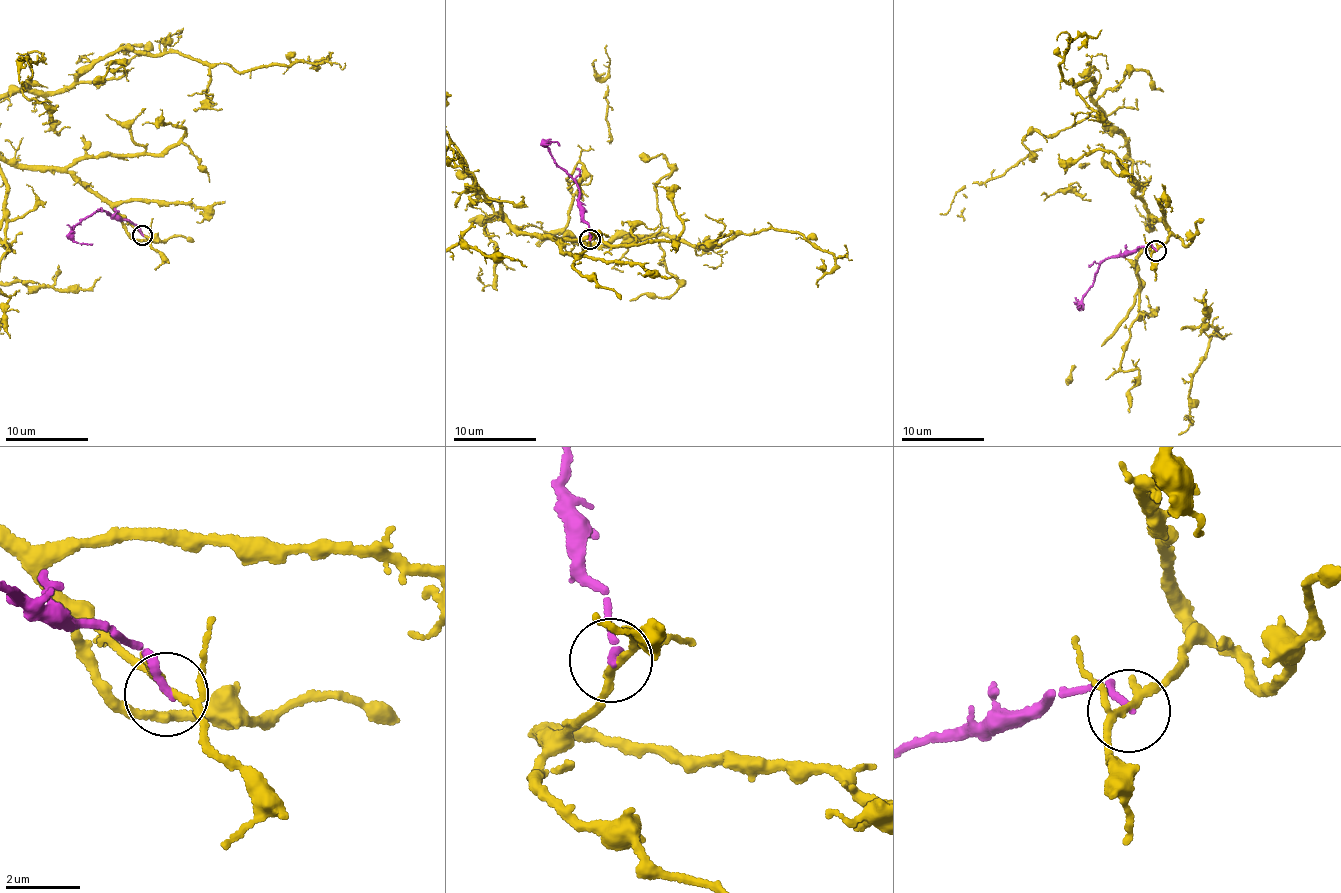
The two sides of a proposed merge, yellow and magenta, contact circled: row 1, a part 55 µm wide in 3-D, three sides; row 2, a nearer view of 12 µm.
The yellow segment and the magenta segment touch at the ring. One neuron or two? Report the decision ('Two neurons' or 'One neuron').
Two neurons

